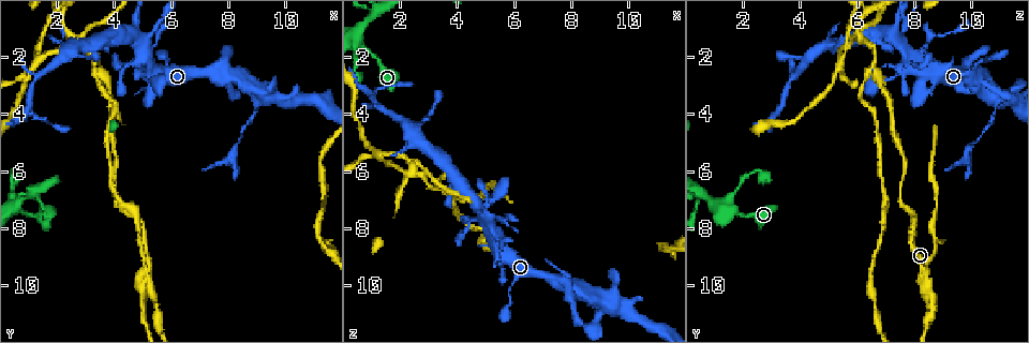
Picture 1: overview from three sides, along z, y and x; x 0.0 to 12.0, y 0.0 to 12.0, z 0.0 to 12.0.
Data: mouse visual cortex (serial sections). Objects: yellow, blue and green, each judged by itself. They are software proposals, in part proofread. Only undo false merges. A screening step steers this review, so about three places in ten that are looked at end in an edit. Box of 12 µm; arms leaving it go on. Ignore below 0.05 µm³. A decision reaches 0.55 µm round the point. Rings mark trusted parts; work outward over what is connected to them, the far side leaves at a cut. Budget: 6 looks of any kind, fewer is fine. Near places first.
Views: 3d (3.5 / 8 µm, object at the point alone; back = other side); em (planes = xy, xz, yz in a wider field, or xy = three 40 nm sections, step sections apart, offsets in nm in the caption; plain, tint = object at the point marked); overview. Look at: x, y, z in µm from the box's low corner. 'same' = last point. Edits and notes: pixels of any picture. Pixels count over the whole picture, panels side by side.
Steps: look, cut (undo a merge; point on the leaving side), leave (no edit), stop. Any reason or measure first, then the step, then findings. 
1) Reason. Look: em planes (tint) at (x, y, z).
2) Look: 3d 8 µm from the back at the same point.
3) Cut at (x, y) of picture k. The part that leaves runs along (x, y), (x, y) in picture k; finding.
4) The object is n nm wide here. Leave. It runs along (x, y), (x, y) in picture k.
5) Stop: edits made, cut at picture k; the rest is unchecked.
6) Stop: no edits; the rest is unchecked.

Abrupt turn. Look: 3d 3.5 µm at (5.1, 2.3, 7.9).

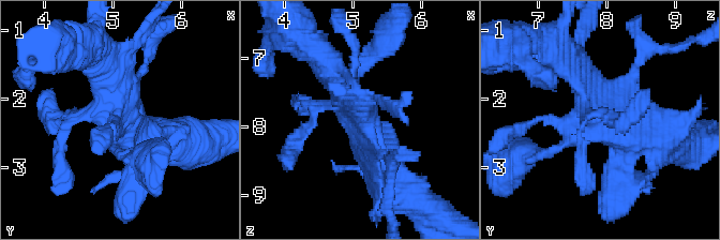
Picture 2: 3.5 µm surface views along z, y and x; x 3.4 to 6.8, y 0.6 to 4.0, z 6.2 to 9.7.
Look: em planes (tint) at (5.10, 2.20, 7.95).

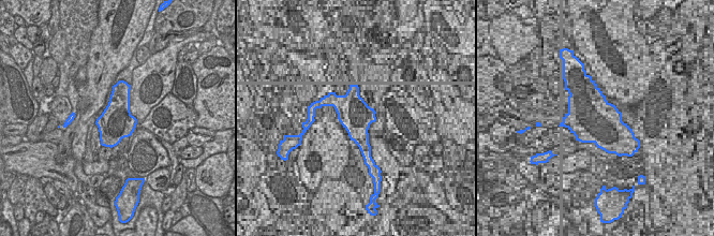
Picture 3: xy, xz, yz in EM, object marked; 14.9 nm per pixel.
Leave. It runs along (657, 138), (608, 121), (567, 59) in picture 2; one cell here.

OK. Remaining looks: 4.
Look: 3d 3.5 µm at (7.9, 2.7, 10.0).

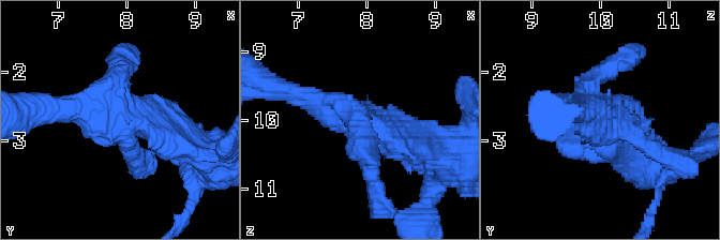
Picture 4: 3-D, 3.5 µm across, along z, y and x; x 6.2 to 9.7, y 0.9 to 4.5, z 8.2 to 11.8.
4 arms meet here; the arms are 250, 300, 300, 450 nm wide. Look: em planes (tint) at (7.85, 2.65, 10.00).

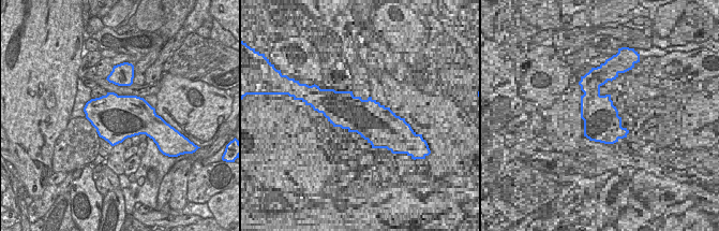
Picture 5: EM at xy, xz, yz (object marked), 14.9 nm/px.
The object is 700 nm wide here. Leave. It runs along (270, 86), (383, 132), (402, 132) in picture 4; continuous, no second cell.

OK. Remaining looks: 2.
Sharp bend. Look: 3d 3.5 µm at (9.2, 3.5, 10.9).

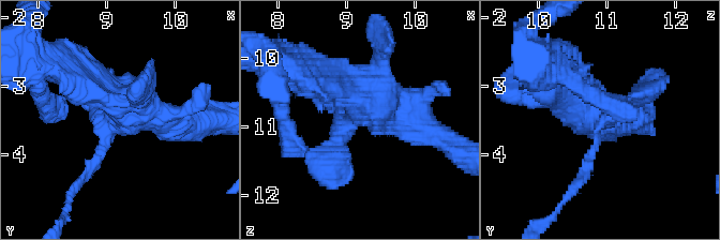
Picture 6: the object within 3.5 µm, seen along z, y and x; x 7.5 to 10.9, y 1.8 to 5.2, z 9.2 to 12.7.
Now the EM. Look: em xy step 1 (tint) at (9.15, 3.55, 10.85).

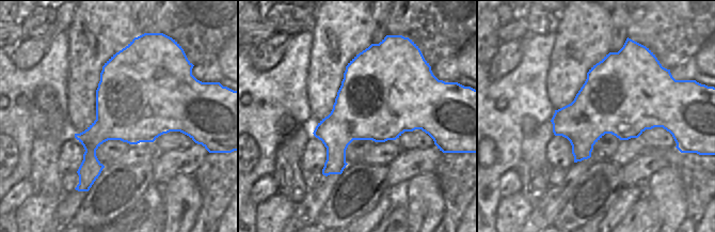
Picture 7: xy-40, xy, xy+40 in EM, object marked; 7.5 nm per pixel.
Leave. It runs along (310, 70), (429, 131) in picture 6; one cell here.

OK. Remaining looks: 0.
Stop: no edits; the rest is unchecked.

